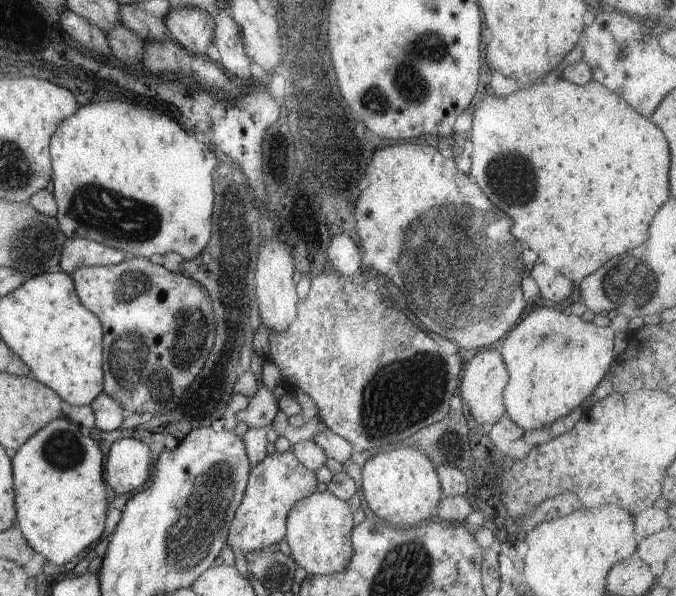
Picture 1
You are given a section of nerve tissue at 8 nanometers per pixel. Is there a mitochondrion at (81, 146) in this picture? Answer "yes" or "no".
no

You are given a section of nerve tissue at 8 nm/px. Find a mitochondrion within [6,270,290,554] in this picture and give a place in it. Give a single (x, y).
(131, 364)

